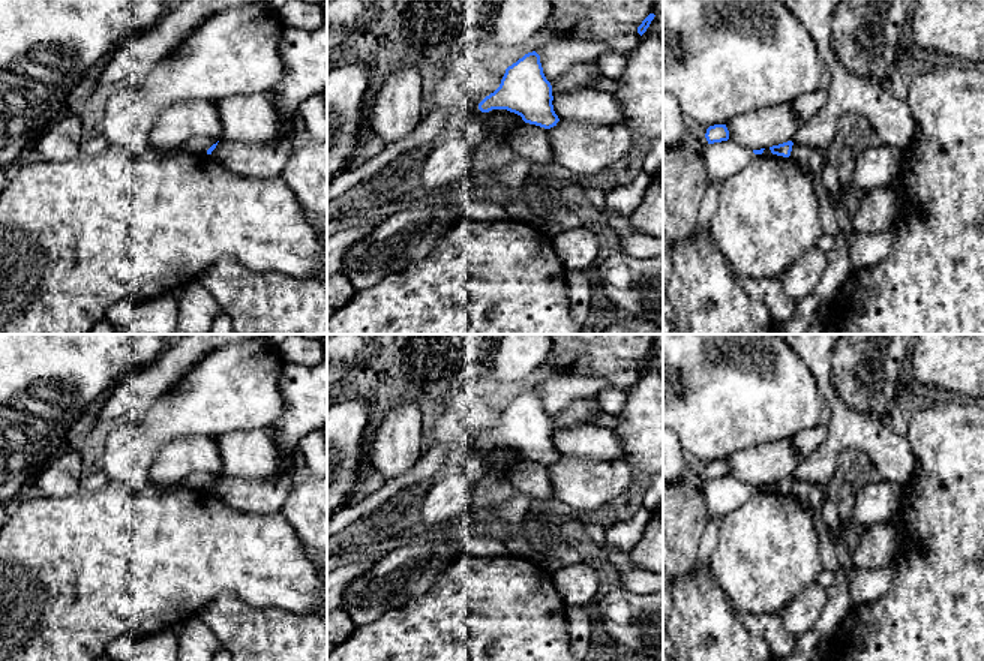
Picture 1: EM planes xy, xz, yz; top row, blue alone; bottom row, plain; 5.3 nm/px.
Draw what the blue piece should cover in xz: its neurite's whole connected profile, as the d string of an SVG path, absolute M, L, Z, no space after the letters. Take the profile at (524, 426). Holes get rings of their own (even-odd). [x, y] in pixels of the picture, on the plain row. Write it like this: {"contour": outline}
{"contour": "M532 387L506 405L500 423L478 439L478 445L507 445L525 459L550 465L560 457L552 436L552 421L543 409L540 391Z"}

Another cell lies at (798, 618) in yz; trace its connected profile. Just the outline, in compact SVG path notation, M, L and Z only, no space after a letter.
M812 583L796 594L778 616L786 631L800 640L814 627L825 603L826 589L818 583Z

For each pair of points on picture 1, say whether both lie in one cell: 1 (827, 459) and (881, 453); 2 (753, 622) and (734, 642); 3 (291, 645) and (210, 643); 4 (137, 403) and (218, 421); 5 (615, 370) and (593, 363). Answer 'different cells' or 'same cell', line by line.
1: same cell
2: different cells
3: different cells
4: different cells
5: same cell

